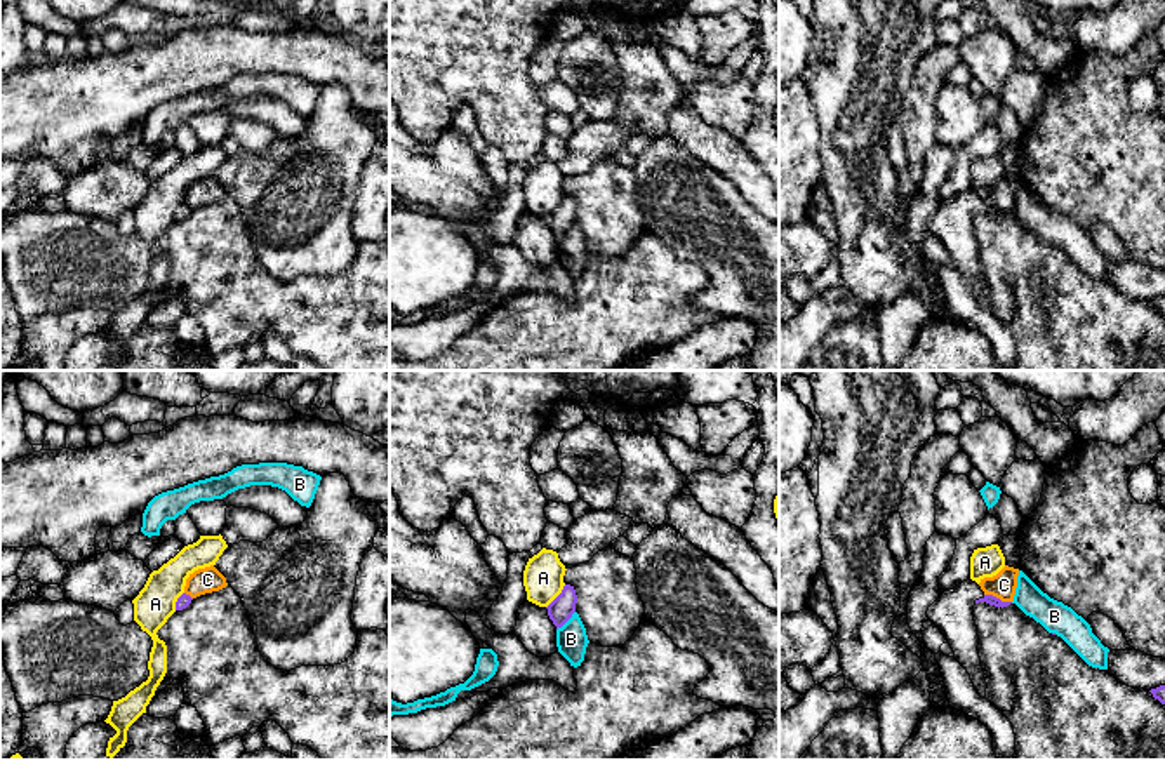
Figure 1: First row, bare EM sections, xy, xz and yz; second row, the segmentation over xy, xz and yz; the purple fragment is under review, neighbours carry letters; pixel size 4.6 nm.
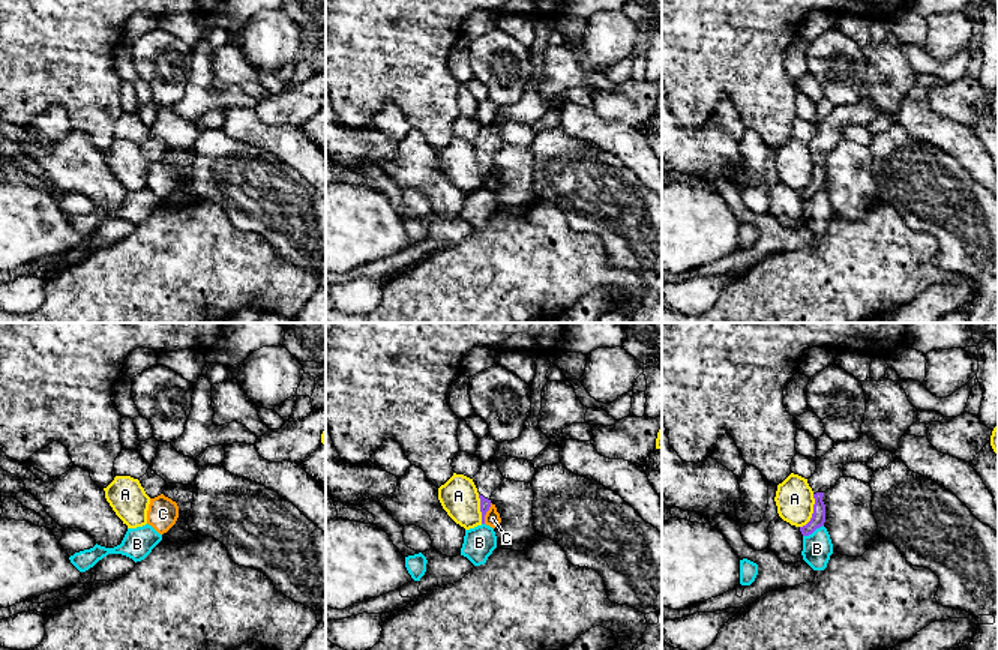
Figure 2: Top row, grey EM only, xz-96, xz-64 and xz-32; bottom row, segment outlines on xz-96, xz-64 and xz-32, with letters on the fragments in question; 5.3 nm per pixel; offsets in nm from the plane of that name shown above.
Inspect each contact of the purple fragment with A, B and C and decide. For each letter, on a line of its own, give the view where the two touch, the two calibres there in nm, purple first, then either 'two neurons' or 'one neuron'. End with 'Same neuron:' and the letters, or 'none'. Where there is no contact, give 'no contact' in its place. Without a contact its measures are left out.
A: xz | 110/190 nm | two neurons
B: xz | 110/140 nm | two neurons
C: yz | 50/120 nm | two neurons
Same neuron: none

